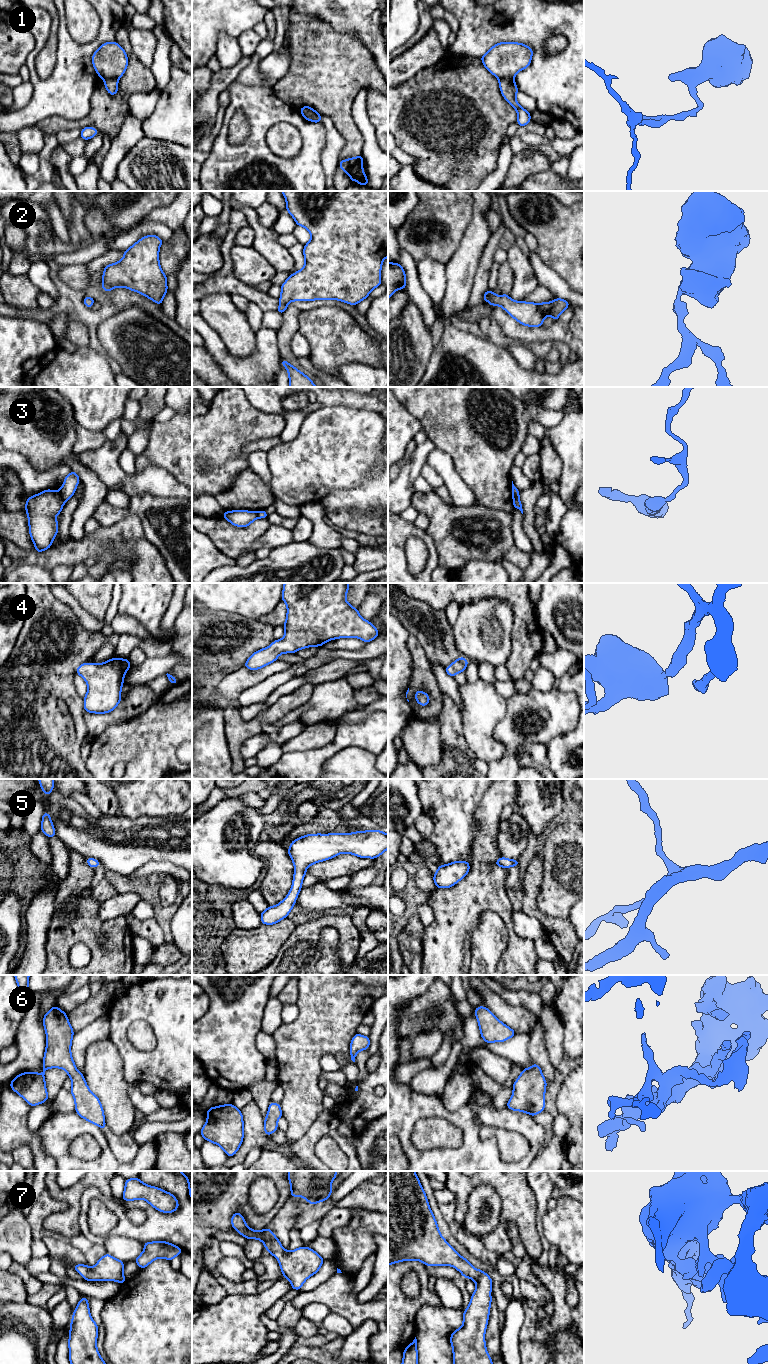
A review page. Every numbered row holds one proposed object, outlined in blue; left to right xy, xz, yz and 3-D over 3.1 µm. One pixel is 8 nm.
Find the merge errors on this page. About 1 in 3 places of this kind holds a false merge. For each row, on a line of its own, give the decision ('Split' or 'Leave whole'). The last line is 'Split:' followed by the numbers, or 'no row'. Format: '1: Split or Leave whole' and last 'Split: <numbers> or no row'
1: Split
2: Leave whole
3: Split
4: Leave whole
5: Leave whole
6: Leave whole
7: Leave whole
Split: 1, 3

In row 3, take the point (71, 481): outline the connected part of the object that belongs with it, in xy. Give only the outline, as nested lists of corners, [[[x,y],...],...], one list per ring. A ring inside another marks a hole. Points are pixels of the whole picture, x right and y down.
[[[71,471],[65,477],[63,486],[59,489],[59,493],[65,502],[75,494],[76,487],[79,482],[80,478],[76,472]]]

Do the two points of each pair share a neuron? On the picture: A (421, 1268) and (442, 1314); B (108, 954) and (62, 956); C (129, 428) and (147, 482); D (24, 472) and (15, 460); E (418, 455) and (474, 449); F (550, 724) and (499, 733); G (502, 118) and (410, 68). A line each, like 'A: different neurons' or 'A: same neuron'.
A: different neurons
B: same neuron
C: different neurons
D: same neuron
E: different neurons
F: same neuron
G: different neurons

